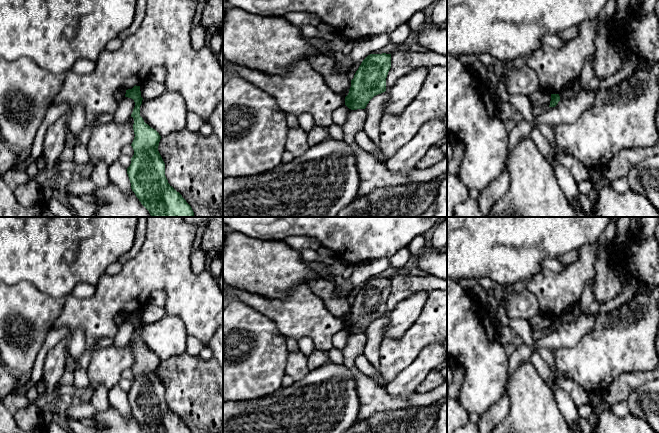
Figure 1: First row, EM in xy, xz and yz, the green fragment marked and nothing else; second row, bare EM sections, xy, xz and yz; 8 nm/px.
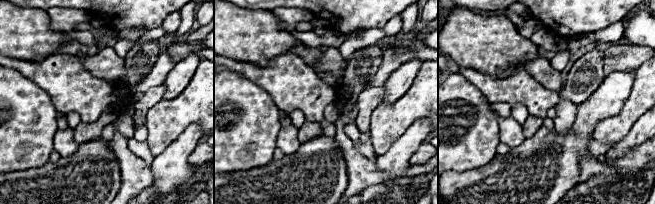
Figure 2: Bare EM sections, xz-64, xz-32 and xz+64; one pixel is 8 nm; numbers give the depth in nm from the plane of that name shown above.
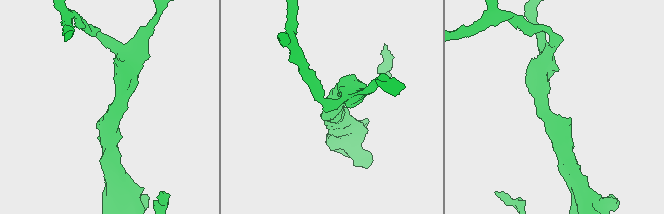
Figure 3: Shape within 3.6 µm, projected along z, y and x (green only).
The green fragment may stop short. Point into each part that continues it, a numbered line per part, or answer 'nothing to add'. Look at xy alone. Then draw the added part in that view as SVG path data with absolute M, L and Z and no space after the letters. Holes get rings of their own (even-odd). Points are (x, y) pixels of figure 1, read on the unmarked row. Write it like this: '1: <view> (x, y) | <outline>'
nothing to add

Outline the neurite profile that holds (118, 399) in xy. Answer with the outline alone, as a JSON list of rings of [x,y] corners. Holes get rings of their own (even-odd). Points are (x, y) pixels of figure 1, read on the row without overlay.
[[[118,384],[109,390],[109,402],[110,405],[116,408],[124,417],[129,418],[132,415],[127,393],[124,392]]]

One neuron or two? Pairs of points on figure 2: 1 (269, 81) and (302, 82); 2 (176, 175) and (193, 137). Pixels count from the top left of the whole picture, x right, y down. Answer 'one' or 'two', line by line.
1: one
2: one

